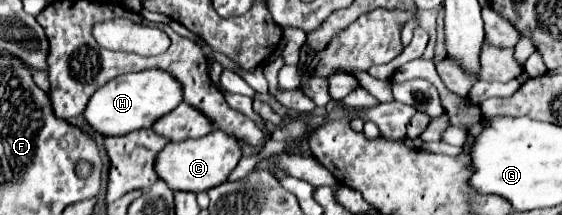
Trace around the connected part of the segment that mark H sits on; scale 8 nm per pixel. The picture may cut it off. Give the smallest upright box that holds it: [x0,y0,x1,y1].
[84,70,184,136]

